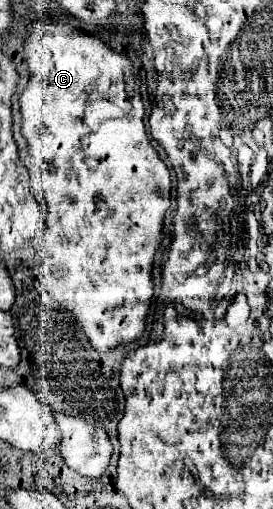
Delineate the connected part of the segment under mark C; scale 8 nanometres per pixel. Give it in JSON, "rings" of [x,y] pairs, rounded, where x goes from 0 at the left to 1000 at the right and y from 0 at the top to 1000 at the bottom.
{"rings":[[[125,41],[88,61],[88,96],[81,108],[110,136],[110,155],[73,187],[73,222],[81,222],[81,265],[103,277],[103,297],[117,308],[117,328],[95,328],[110,344],[114,379],[125,379],[147,405],[172,407],[168,450],[161,454],[161,477],[154,477],[154,505],[147,521],[132,521],[125,540],[132,548],[168,564],[168,572],[205,587],[205,595],[264,615],[264,623],[286,631],[315,662],[330,666],[337,682],[359,690],[396,690],[440,674],[476,674],[505,666],[527,650],[527,627],[542,615],[549,587],[564,580],[557,556],[549,556],[549,532],[564,497],[586,485],[593,473],[593,438],[601,418],[623,407],[623,336],[571,301],[571,293],[549,285],[549,273],[535,265],[527,250],[527,202],[513,187],[513,151],[505,136],[484,128],[484,120],[462,108],[425,104],[396,84],[381,84],[366,73],[337,65],[308,65],[264,49],[220,49],[198,41]]]}

